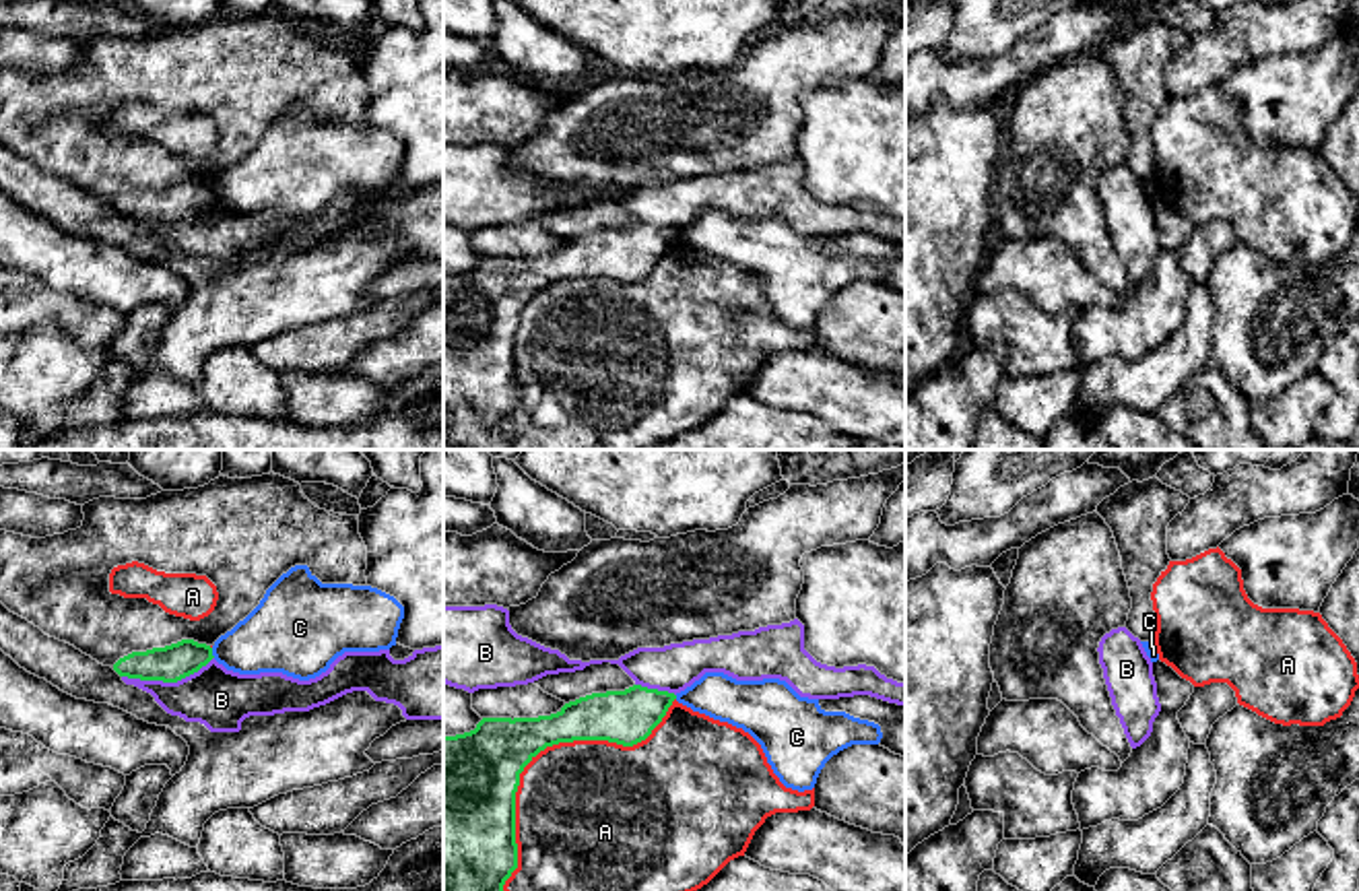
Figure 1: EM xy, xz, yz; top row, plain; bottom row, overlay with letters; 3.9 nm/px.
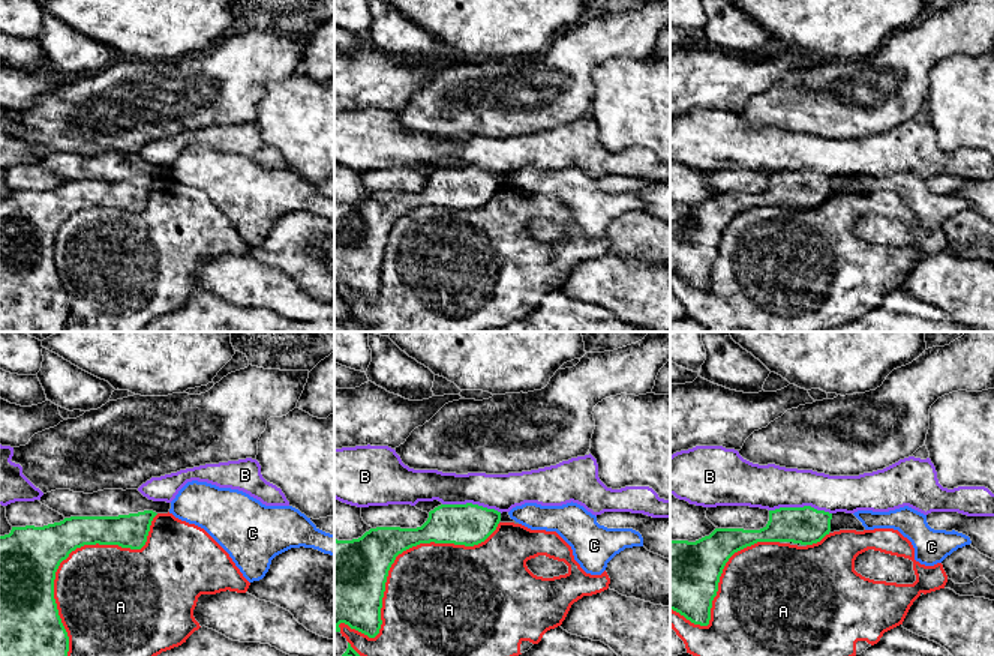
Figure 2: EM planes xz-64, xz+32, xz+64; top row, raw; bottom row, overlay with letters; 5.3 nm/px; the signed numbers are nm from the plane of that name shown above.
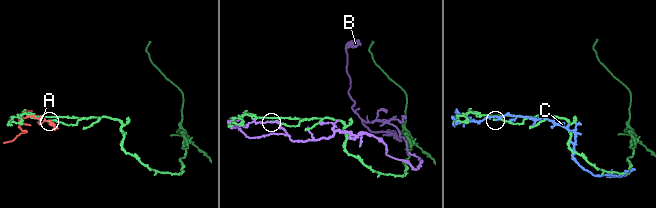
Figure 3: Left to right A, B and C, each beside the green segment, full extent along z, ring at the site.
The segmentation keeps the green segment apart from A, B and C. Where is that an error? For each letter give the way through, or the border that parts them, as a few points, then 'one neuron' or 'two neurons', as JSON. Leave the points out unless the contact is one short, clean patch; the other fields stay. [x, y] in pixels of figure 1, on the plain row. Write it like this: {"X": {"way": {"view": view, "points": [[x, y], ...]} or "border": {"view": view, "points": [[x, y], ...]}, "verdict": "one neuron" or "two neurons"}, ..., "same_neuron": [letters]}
{"A": {"verdict": "two neurons"}, "B": {"border": {"view": "xy", "points": [[213, 194], [176, 219], [122, 215]]}, "verdict": "two neurons"}, "C": {"border": {"view": "xy", "points": [[211, 186], [215, 194]]}, "verdict": "two neurons"}, "same_neuron": []}

